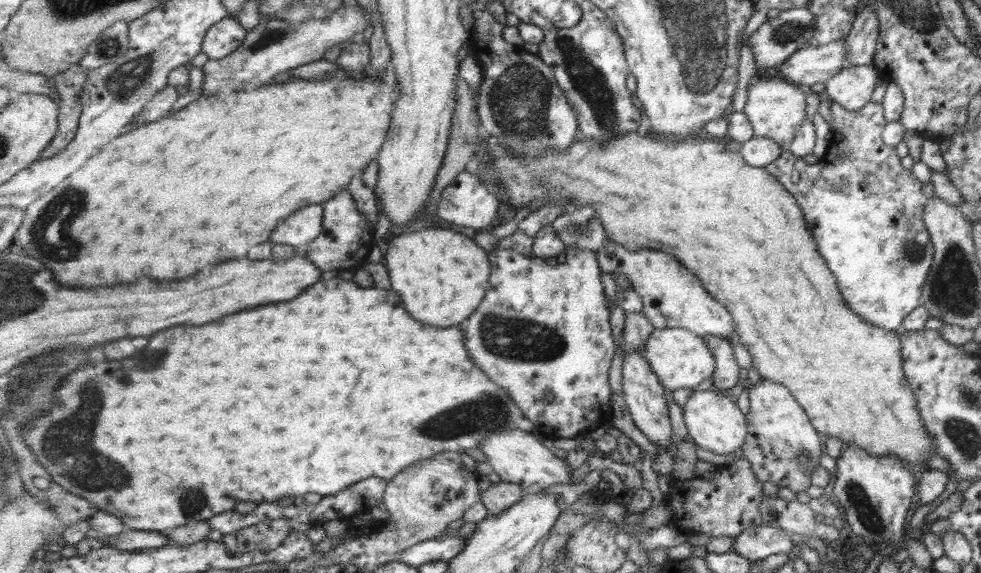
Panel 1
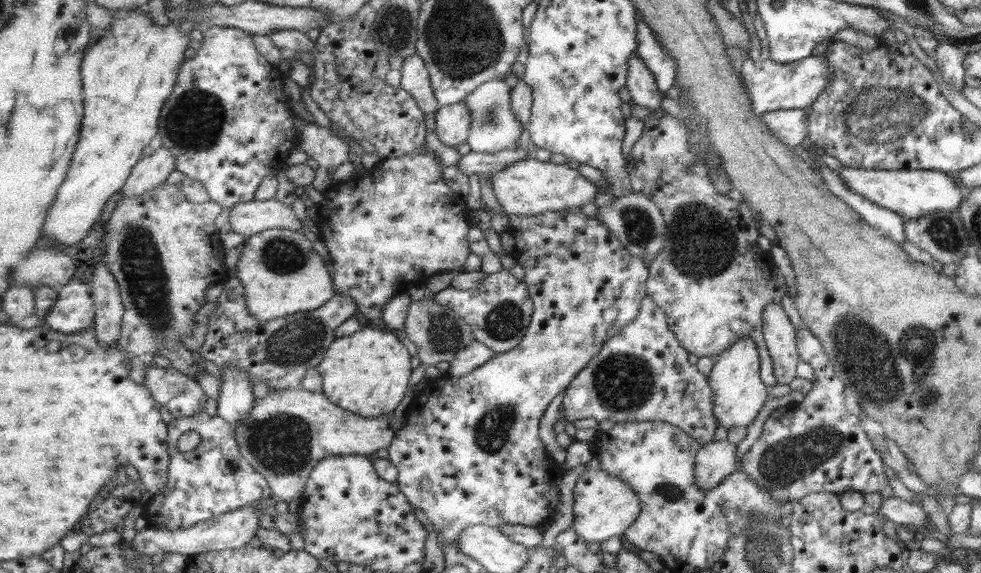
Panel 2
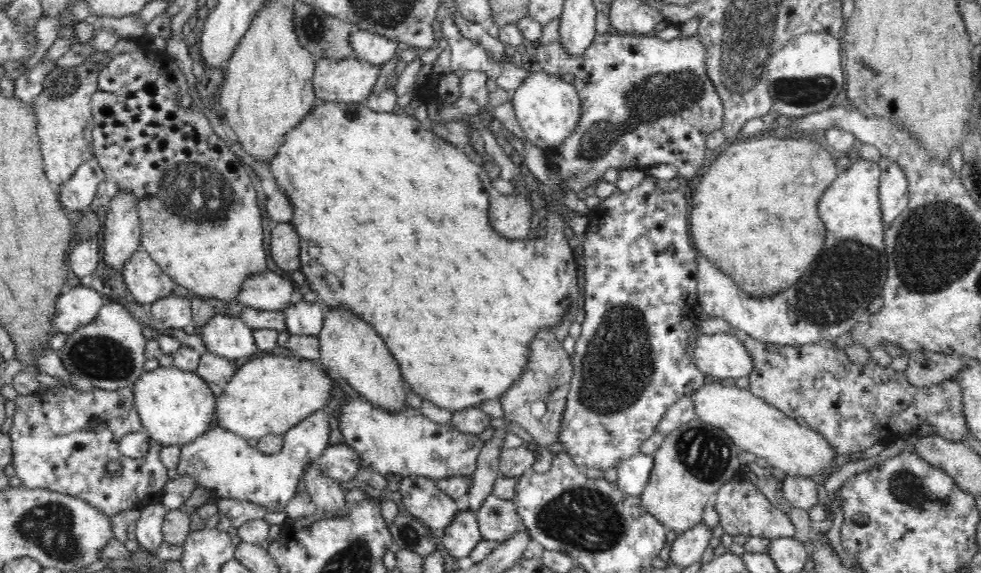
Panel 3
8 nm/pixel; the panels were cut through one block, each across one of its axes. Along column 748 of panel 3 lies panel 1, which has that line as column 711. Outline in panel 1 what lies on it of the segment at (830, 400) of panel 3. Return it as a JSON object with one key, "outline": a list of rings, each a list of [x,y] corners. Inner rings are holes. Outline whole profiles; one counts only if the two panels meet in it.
{"outline":[[[706,335],[701,339],[705,341],[706,346],[713,351],[715,358],[715,370],[711,376],[712,390],[720,393],[727,393],[735,386],[737,382],[737,373],[740,368],[735,366],[731,348],[725,338]]]}

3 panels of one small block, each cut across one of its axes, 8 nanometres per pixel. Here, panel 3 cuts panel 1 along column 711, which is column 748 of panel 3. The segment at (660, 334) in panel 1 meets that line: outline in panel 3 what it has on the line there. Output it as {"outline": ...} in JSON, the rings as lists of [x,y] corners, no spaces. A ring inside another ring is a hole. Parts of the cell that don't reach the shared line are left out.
{"outline":[[[698,334],[688,353],[698,370],[721,380],[749,376],[753,370],[749,351],[733,334]]]}

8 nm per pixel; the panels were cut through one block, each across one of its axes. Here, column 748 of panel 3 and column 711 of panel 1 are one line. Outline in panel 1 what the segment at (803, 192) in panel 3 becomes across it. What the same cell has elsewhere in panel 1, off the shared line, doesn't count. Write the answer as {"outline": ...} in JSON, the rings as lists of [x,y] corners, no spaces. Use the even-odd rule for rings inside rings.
{"outline":[[[635,131],[609,141],[609,144],[603,148],[599,146],[599,142],[592,141],[592,139],[583,138],[580,135],[579,140],[574,142],[575,146],[571,146],[569,150],[553,148],[553,150],[549,150],[549,154],[543,154],[535,160],[527,160],[527,158],[517,158],[513,152],[507,150],[505,146],[501,146],[498,140],[490,137],[489,149],[491,149],[491,155],[495,157],[490,168],[500,176],[500,182],[504,184],[504,193],[499,199],[511,204],[516,211],[519,208],[529,208],[531,202],[541,200],[546,196],[548,196],[547,202],[549,203],[574,202],[574,208],[590,206],[595,208],[596,215],[605,227],[606,236],[611,240],[623,242],[622,245],[630,247],[630,250],[649,248],[649,250],[667,250],[669,254],[675,254],[675,258],[679,258],[691,270],[691,274],[697,276],[712,298],[729,311],[738,336],[737,342],[747,349],[751,357],[751,364],[759,376],[784,386],[804,410],[811,426],[821,436],[833,436],[840,440],[843,446],[855,445],[870,455],[882,457],[891,454],[915,472],[929,469],[926,466],[926,459],[931,456],[931,453],[934,453],[934,446],[920,421],[913,391],[903,376],[899,337],[895,335],[894,330],[873,326],[870,322],[859,318],[846,304],[843,304],[835,278],[831,276],[831,271],[827,270],[823,258],[819,258],[810,230],[805,226],[801,208],[797,206],[795,199],[783,188],[783,185],[775,180],[775,177],[763,170],[763,167],[747,164],[738,152],[731,152],[725,148],[721,144],[721,139],[701,140],[700,136],[699,138],[670,141],[648,131]]]}

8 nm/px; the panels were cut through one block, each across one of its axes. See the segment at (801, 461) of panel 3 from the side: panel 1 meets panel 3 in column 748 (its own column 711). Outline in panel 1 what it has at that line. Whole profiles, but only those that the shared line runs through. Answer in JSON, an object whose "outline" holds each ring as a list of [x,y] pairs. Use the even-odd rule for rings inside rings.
{"outline":[[[703,390],[691,393],[683,407],[683,417],[691,440],[713,454],[736,453],[746,438],[746,417],[737,410],[737,405],[729,400],[727,393]]]}

